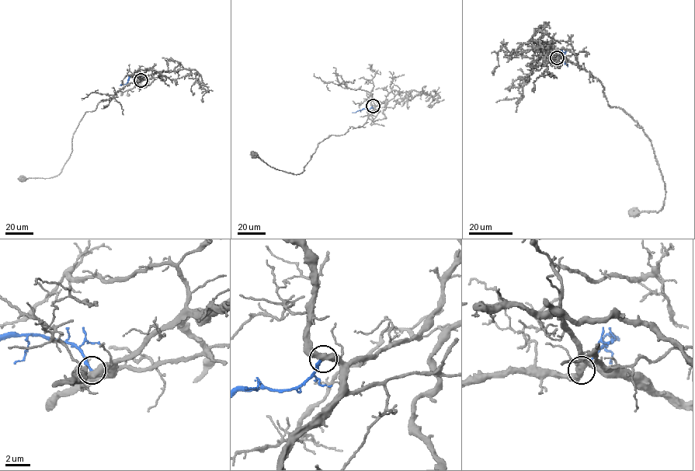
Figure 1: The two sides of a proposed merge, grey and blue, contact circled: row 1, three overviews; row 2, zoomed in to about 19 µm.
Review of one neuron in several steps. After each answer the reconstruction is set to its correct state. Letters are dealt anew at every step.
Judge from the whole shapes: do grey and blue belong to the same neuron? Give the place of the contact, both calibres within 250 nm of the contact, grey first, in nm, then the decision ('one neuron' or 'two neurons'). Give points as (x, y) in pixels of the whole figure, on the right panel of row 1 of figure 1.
(557, 57) | 480/240 nm | one neuron

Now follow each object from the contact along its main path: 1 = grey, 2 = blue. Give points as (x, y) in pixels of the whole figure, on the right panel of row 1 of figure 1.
1: (557, 57), (589, 71), (603, 87), (607, 104), (625, 112), (651, 141), (665, 200), (659, 211), (634, 211)
2: (557, 57), (562, 51), (567, 65)

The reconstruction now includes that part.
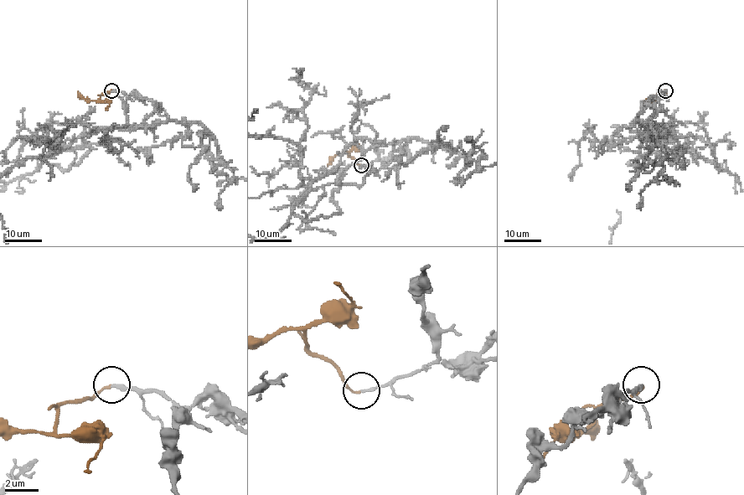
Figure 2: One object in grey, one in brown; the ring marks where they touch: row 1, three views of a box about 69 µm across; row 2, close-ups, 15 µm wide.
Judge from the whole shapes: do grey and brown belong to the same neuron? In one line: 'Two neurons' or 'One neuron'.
One neuron

